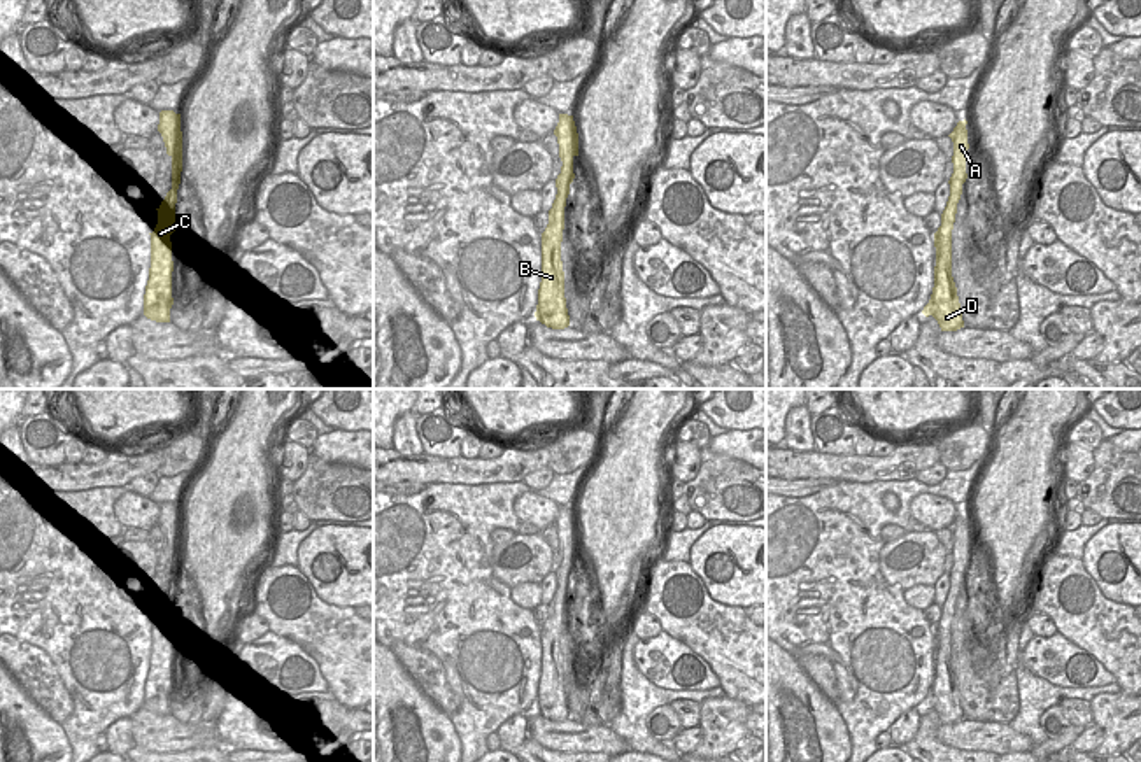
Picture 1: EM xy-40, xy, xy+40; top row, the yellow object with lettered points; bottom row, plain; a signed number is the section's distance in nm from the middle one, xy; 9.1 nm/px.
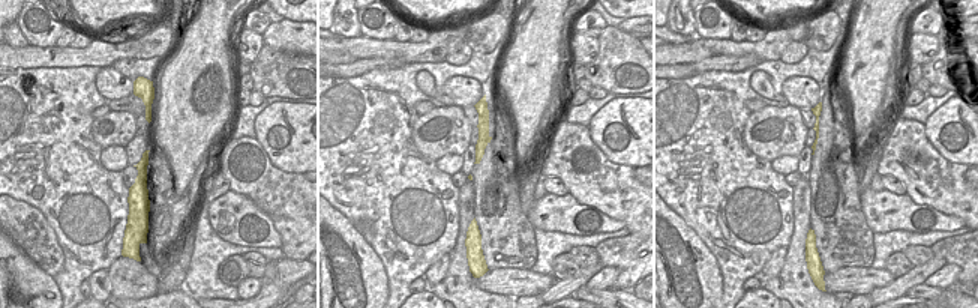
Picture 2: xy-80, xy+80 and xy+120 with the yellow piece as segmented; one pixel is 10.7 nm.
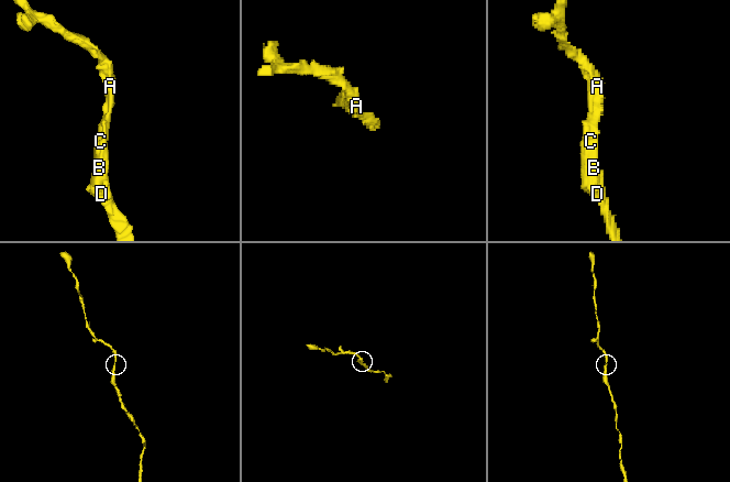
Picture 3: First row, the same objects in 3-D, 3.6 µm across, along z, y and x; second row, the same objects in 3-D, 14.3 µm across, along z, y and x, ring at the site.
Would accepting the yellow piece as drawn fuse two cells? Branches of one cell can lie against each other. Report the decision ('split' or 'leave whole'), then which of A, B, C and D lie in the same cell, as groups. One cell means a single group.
leave whole; A B C D

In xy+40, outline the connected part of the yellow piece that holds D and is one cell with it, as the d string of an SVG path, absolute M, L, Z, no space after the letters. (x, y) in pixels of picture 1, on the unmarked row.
M966 512L959 513L953 524L948 527L953 534L953 566L948 573L950 589L941 606L941 618L934 625L934 680L929 695L922 702L925 709L932 708L938 713L941 723L957 723L964 720L957 680L952 669L952 622L955 615L957 596L962 587L962 576L967 571L966 548L969 536L966 517Z

